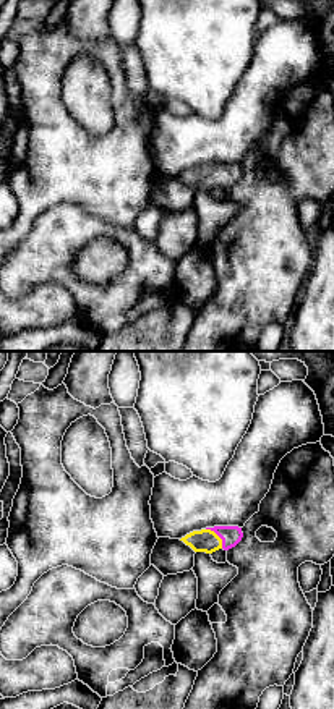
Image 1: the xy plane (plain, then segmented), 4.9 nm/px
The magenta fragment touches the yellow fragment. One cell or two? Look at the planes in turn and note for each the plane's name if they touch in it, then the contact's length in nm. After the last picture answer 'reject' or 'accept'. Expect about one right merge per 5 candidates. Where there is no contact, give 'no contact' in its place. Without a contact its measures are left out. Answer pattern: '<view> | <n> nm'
xy | 130 nm

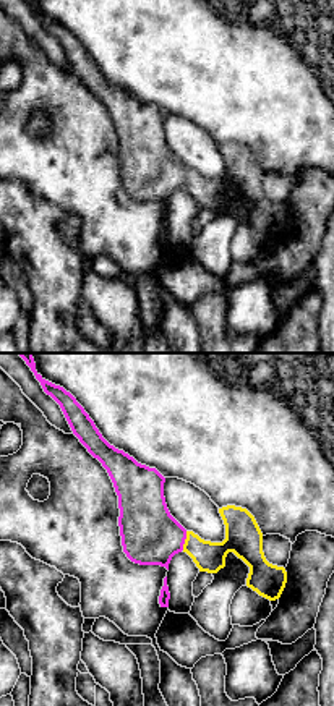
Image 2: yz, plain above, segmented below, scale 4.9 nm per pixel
yz | 100 nm

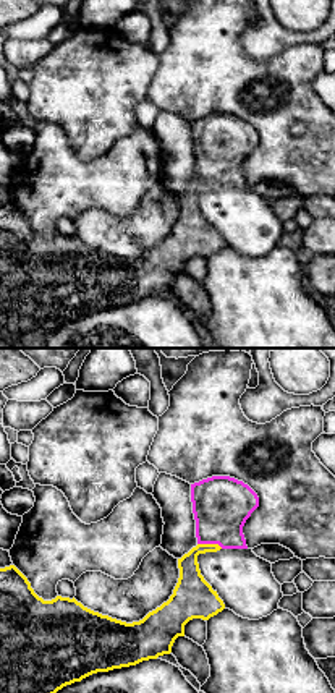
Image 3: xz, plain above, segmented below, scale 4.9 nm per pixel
xz | 130 nm

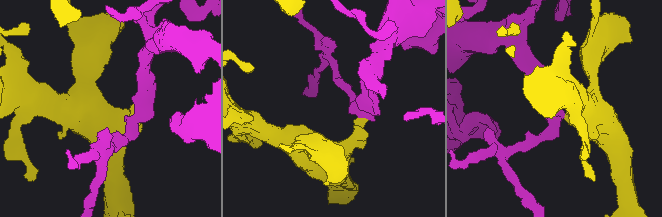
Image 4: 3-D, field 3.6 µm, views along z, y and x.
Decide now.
accept

